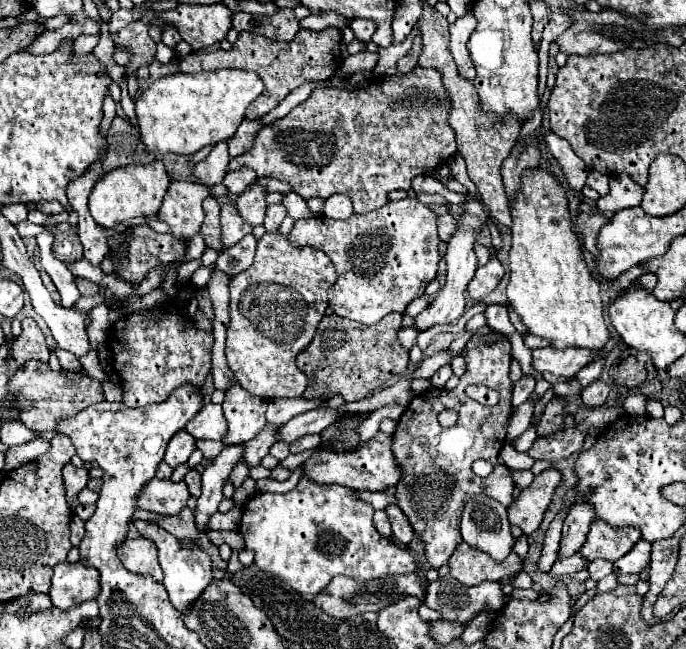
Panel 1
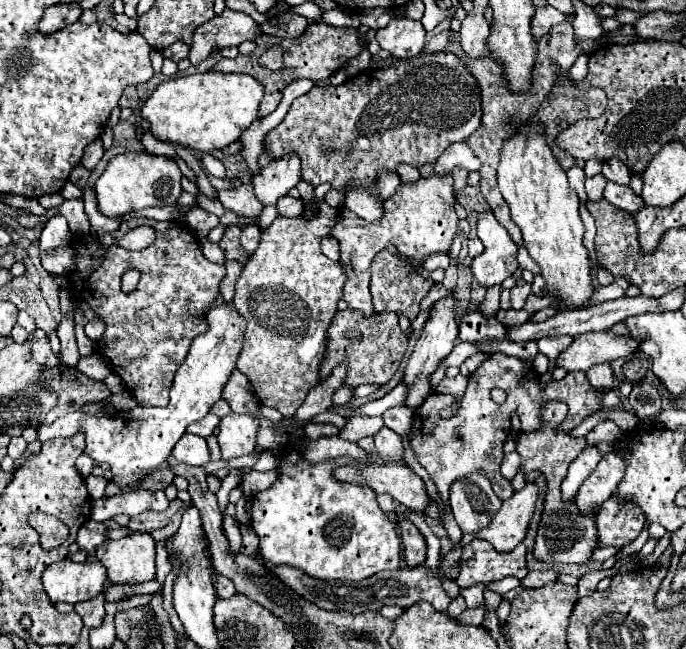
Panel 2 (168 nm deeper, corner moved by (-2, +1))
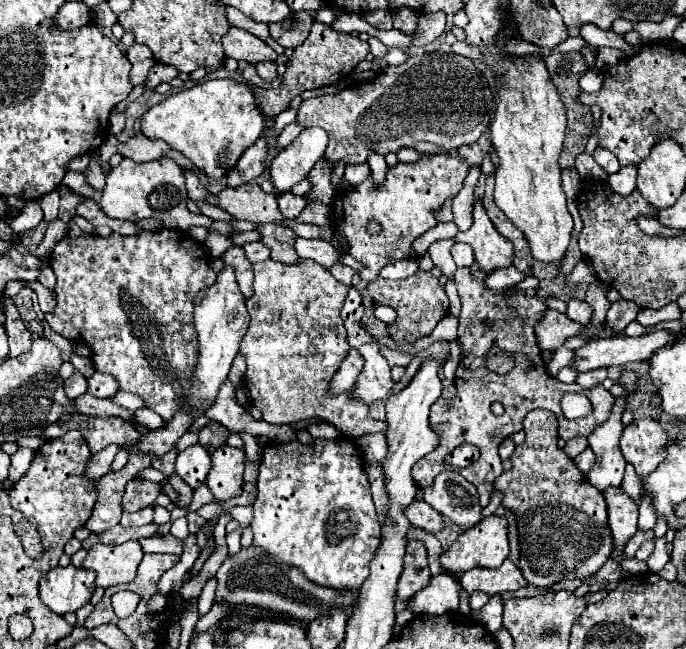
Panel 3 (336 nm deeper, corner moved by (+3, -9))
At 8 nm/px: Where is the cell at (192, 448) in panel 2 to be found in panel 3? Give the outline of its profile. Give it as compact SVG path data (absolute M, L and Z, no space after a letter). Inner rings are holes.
M194 444L194 446L178 452L176 472L182 476L182 480L192 490L196 490L200 484L206 482L210 468L212 468L212 460L210 460L210 454L204 446Z

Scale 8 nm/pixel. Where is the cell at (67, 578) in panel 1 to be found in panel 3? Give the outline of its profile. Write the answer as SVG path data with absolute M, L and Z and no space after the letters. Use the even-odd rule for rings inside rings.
M56 566L40 580L40 598L56 614L76 612L94 594L94 572L76 566Z

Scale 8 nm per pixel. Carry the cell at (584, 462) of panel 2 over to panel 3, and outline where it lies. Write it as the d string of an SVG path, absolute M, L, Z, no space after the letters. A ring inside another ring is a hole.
M586 448L582 454L578 454L578 456L574 458L574 462L576 462L576 466L586 474L586 472L594 466L594 452L592 452L590 448Z

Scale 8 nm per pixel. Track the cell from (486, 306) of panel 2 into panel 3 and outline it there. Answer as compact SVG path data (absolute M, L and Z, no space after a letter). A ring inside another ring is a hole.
M508 266L508 268L498 268L496 272L490 272L486 276L486 284L488 288L496 288L496 290L502 290L506 286L514 286L518 282L524 280L524 274L520 270L516 270L514 266Z

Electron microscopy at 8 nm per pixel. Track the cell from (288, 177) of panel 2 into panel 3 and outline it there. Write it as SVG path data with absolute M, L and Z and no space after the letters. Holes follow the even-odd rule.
M306 128L300 136L286 146L270 164L272 184L280 192L288 192L294 184L302 182L312 166L324 156L328 134L322 128Z

